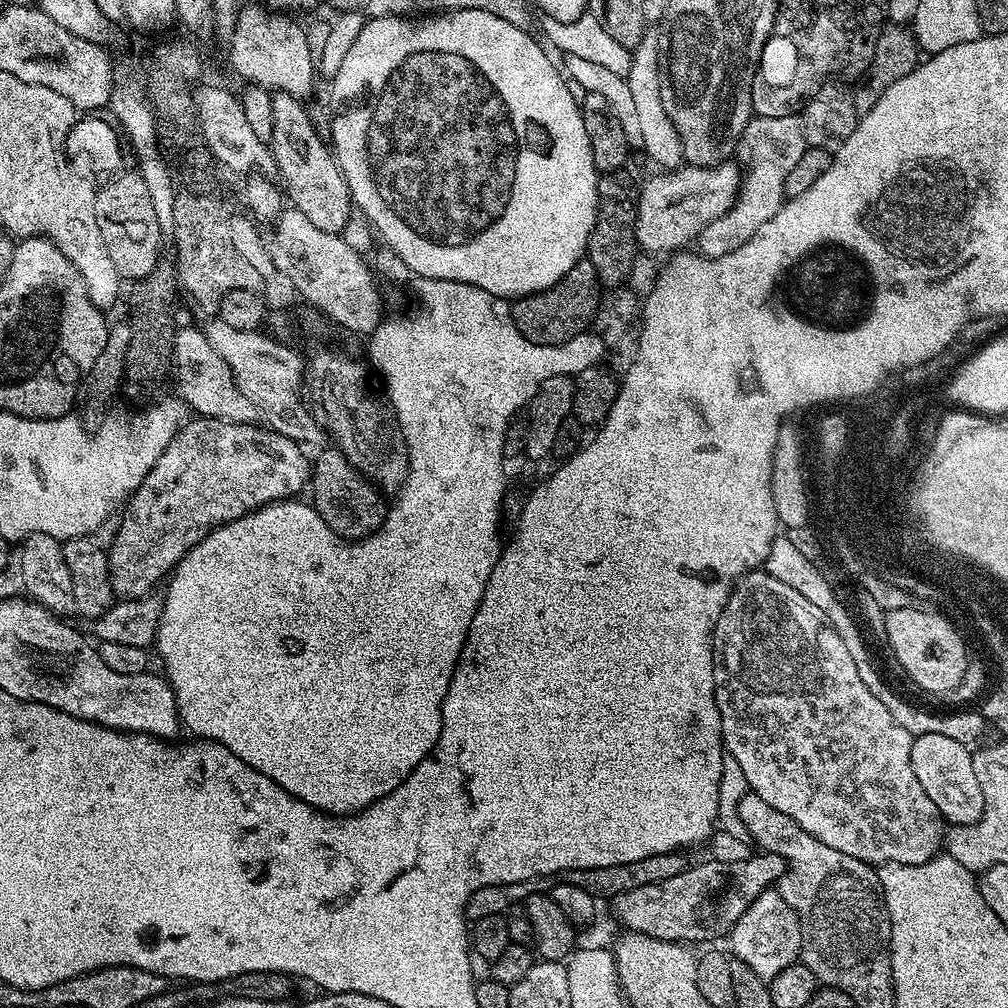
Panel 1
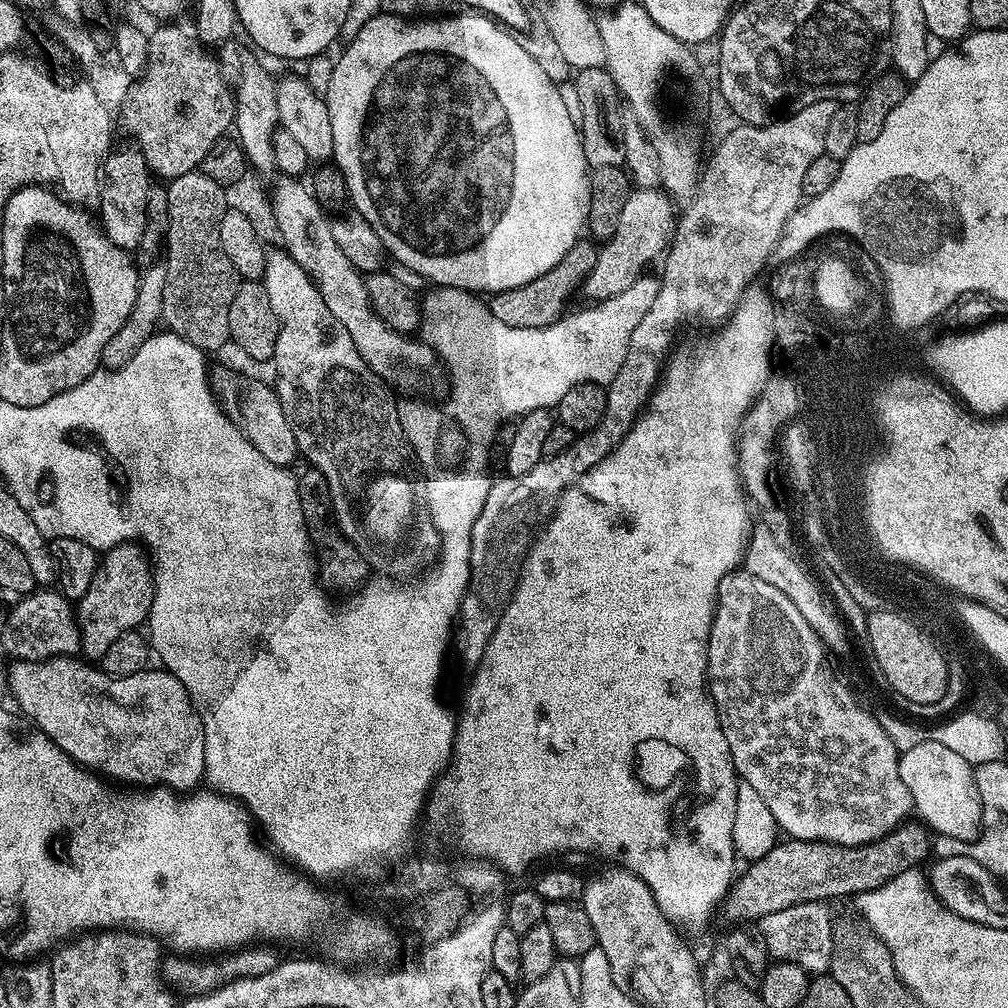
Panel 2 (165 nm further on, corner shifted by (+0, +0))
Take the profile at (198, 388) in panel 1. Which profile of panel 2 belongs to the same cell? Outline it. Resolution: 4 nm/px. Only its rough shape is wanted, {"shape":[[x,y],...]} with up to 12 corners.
{"shape":[[210,372],[230,422],[270,462],[298,460],[294,430],[271,383]]}

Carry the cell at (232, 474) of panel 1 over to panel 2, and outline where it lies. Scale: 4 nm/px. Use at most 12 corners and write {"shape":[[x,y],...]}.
{"shape":[[139,543],[115,544],[78,601],[83,655],[99,661],[147,621],[156,581]]}

